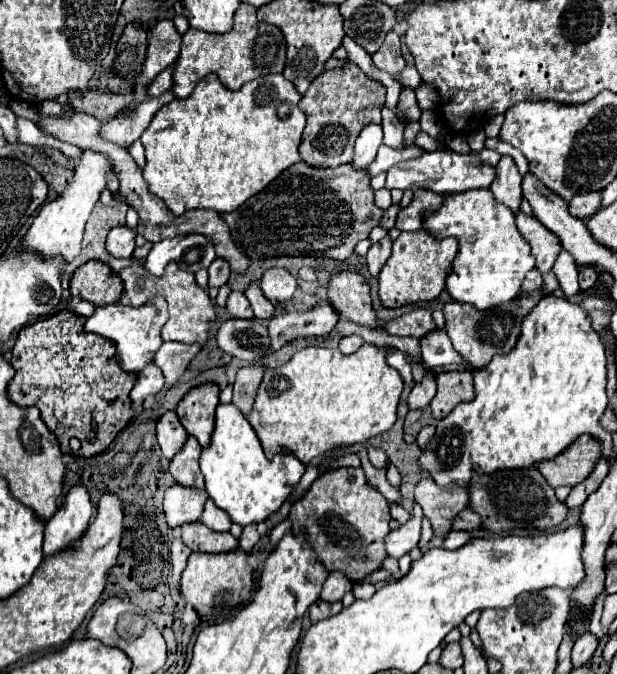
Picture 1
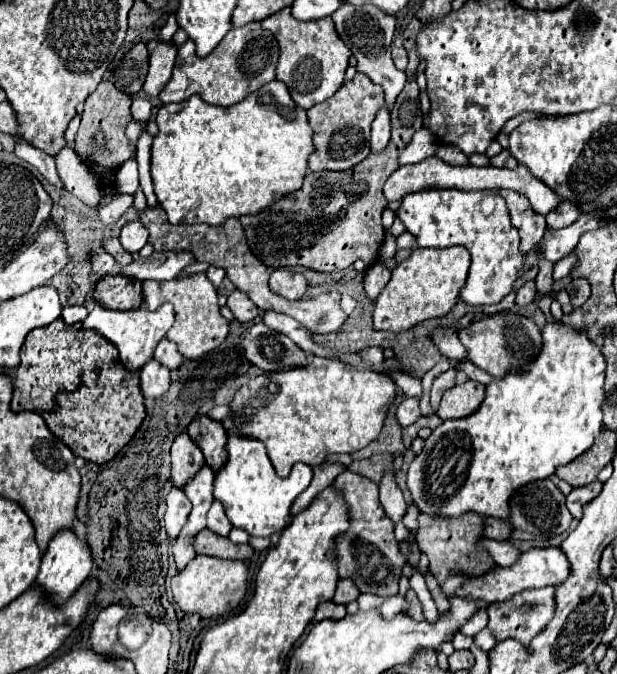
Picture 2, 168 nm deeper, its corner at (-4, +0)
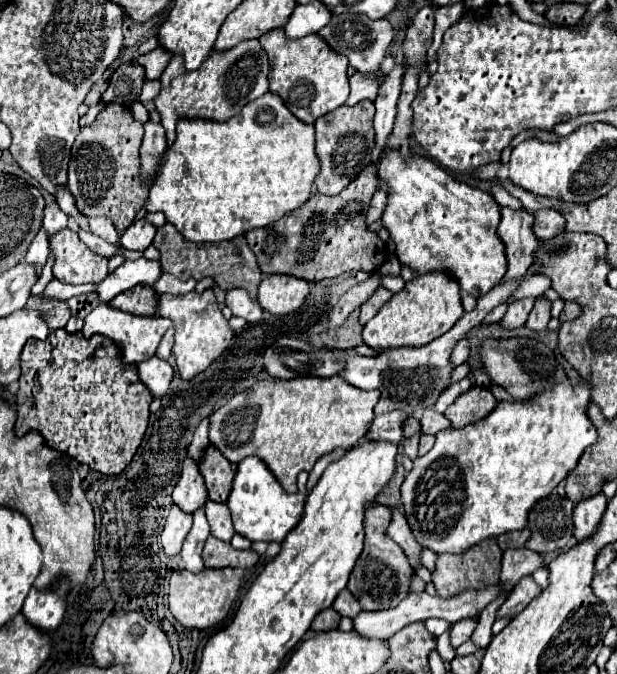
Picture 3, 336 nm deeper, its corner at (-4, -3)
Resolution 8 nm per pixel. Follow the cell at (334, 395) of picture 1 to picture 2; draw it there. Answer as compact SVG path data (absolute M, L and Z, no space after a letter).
M311 358L311 366L303 370L271 372L243 384L229 402L231 414L223 418L221 424L227 432L235 428L235 434L239 434L241 438L259 438L267 448L275 472L281 478L287 478L293 464L297 462L309 464L313 468L319 466L329 454L351 454L373 442L383 428L387 406L395 396L397 384L385 374L375 374L373 370L347 370L343 362Z

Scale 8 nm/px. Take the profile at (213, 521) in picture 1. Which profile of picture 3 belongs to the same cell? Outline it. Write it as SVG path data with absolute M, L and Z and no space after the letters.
M207 501L205 511L207 511L207 521L211 525L211 535L221 541L231 541L235 531L231 525L231 515L227 513L227 505L217 501Z

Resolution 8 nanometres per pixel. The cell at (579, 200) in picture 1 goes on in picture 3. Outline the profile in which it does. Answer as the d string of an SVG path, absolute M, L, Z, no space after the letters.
M541 209L535 213L533 229L535 229L535 235L539 239L555 237L555 233L565 231L565 217L555 209Z

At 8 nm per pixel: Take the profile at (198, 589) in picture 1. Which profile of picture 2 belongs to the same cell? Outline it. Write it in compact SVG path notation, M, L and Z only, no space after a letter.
M197 556L185 570L177 572L171 580L171 592L177 606L187 614L199 614L201 618L219 616L239 606L245 596L247 566L239 560L221 560L211 556Z

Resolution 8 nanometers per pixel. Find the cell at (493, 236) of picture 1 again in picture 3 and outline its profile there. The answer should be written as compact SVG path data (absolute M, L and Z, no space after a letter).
M399 151L383 155L383 161L379 163L379 177L383 179L389 191L389 201L383 211L383 223L397 245L395 255L403 265L409 265L417 273L433 271L433 247L435 247L439 267L447 269L459 281L463 293L481 297L483 293L489 293L495 285L503 281L507 273L507 257L503 253L503 241L499 241L497 235L501 207L491 193L453 179L439 165L431 163L431 159L411 155L411 159L405 161Z

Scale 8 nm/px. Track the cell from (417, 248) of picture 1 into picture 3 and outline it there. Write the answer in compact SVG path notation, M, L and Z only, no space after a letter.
M417 273L399 293L393 293L391 301L365 325L363 341L377 353L389 347L421 347L447 333L461 315L461 289L449 273Z

